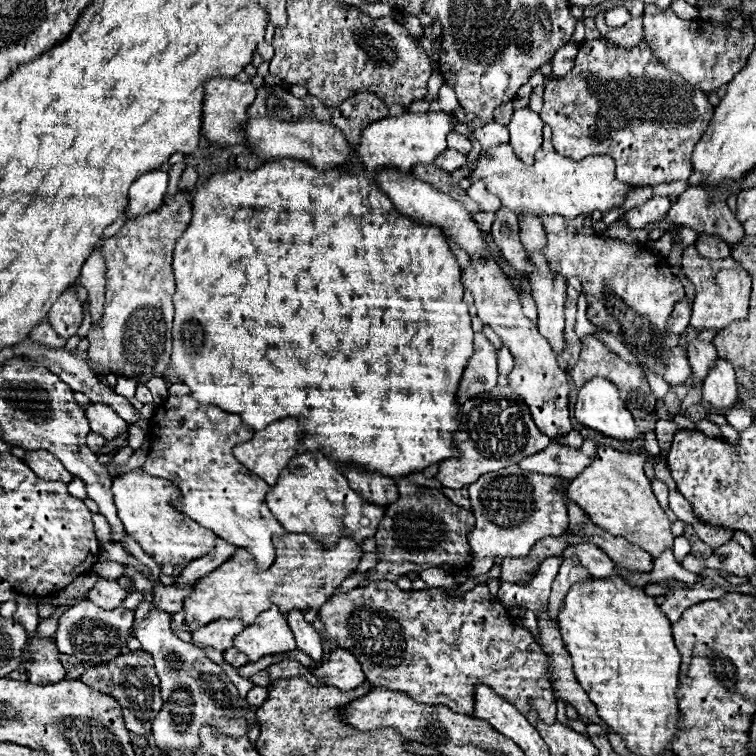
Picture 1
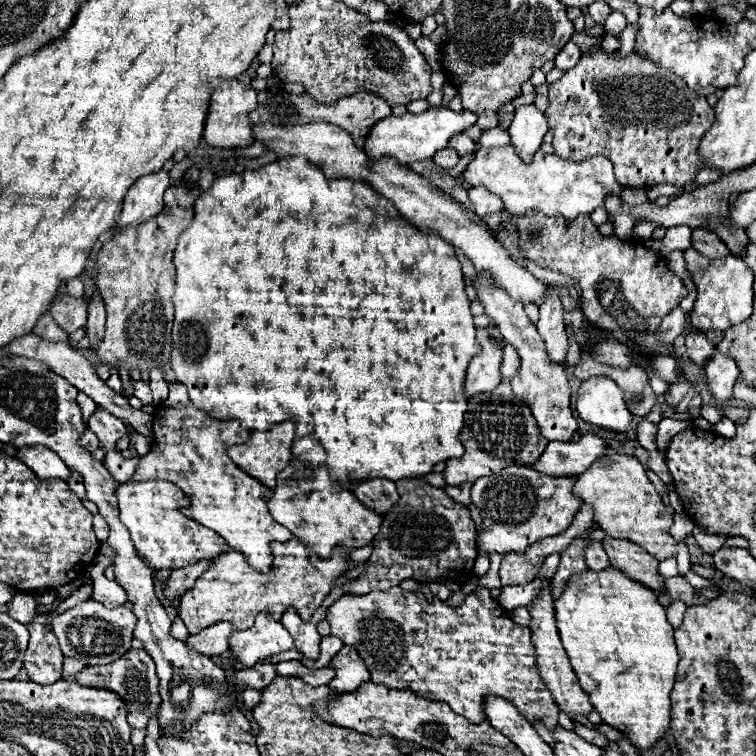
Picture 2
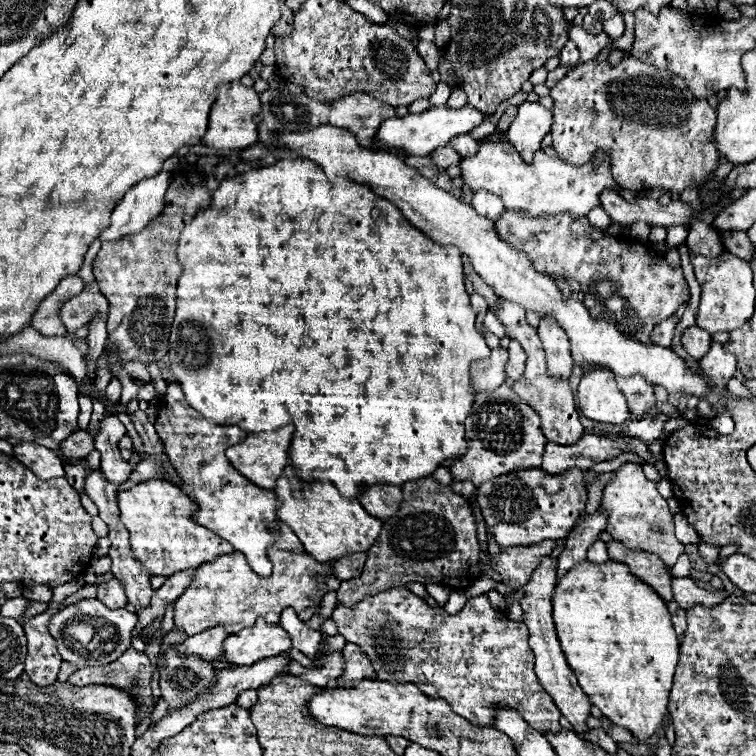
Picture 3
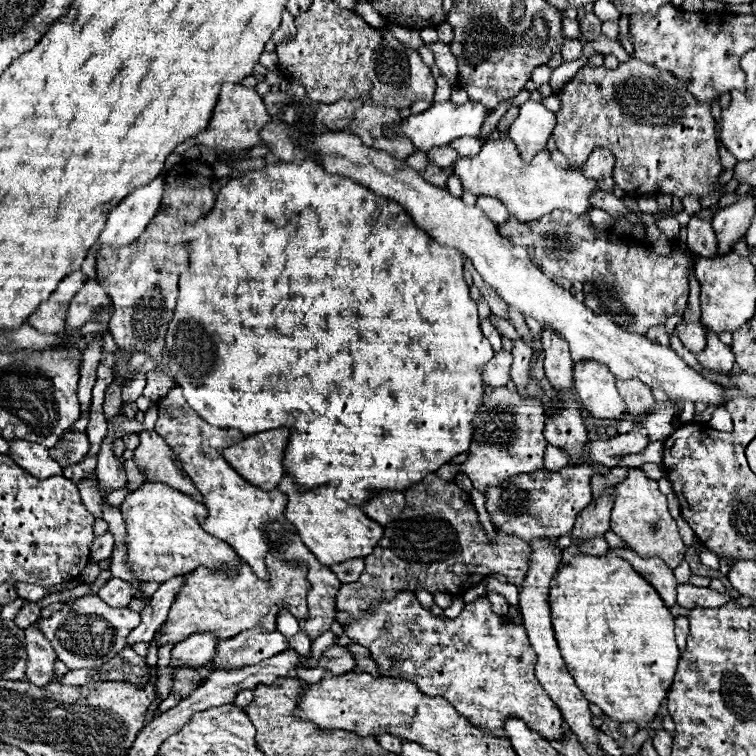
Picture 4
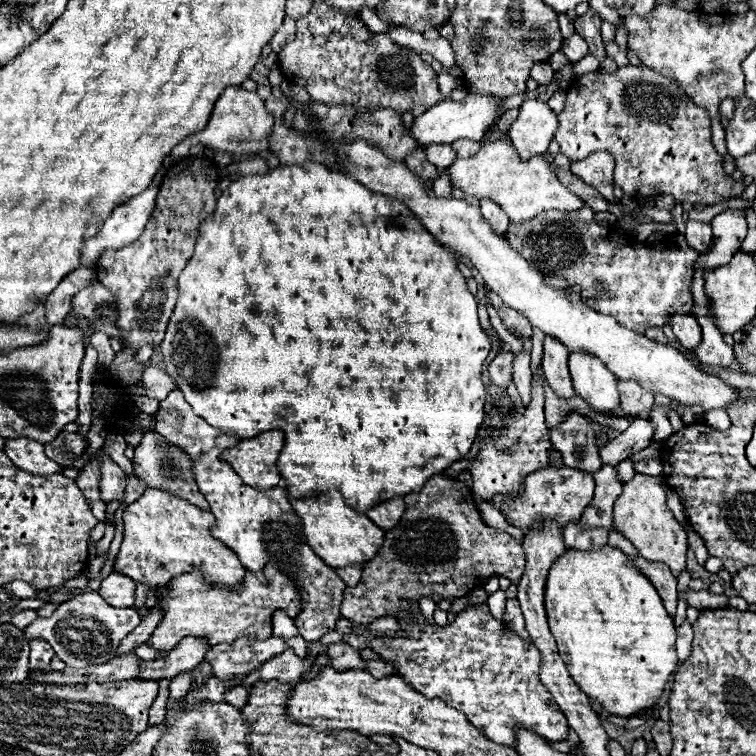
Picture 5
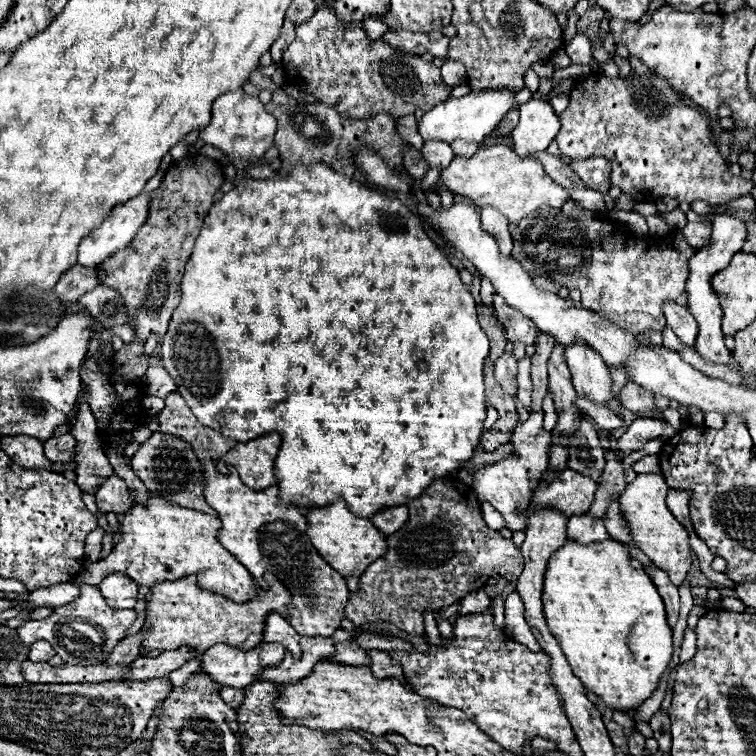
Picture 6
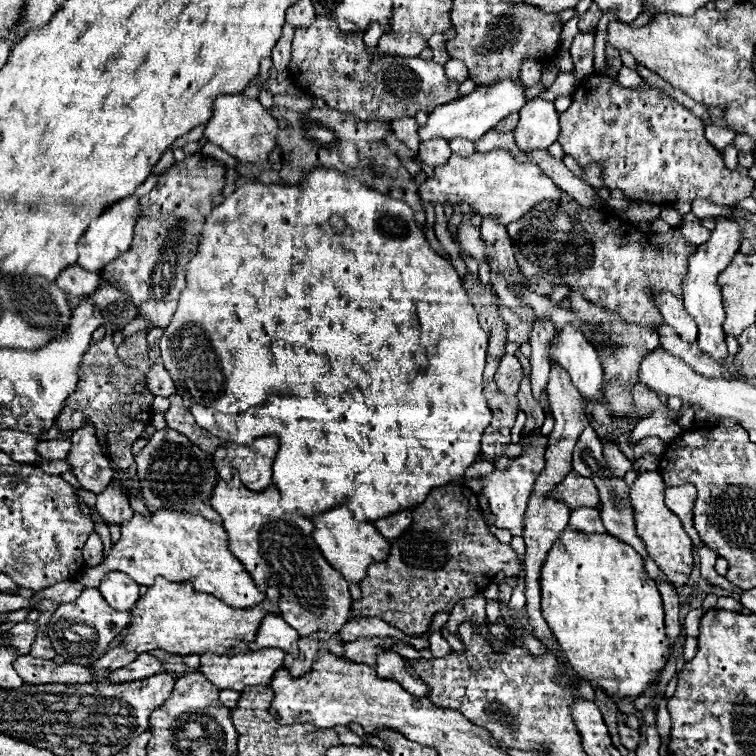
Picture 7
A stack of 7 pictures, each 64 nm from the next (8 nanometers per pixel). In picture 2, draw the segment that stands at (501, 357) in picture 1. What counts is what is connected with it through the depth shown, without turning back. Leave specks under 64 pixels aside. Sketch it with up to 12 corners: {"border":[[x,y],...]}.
{"border":[[504,346],[500,372],[512,378],[520,366],[512,346]]}

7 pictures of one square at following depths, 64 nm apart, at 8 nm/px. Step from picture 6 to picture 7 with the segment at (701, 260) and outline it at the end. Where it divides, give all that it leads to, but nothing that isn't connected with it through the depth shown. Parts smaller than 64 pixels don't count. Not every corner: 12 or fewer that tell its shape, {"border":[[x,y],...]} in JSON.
{"border":[[716,218],[712,238],[690,256],[684,306],[696,344],[724,360],[718,274],[742,244],[740,224]]}

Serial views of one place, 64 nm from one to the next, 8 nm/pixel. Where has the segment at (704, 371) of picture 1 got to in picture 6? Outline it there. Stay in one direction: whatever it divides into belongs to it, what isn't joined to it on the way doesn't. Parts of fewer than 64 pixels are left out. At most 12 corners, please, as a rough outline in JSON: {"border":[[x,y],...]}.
{"border":[[664,306],[680,342],[694,346],[698,322],[684,306]]}

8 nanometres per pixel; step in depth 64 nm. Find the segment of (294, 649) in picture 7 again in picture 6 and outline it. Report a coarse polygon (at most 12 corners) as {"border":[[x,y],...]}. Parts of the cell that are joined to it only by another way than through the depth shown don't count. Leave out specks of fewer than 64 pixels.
{"border":[[282,614],[266,620],[262,642],[280,642],[300,658],[300,634]]}

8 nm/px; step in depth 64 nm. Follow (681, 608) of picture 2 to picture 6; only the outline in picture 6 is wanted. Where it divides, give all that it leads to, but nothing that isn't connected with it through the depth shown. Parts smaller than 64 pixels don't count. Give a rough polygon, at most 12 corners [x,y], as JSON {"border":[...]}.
{"border":[[684,630],[680,644],[680,664],[692,660],[696,652],[696,636]]}

